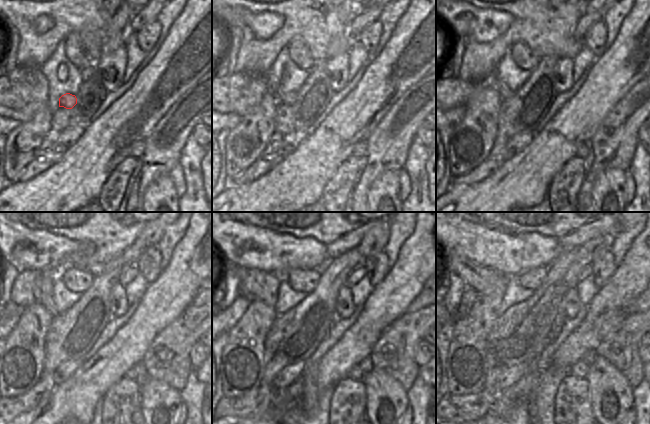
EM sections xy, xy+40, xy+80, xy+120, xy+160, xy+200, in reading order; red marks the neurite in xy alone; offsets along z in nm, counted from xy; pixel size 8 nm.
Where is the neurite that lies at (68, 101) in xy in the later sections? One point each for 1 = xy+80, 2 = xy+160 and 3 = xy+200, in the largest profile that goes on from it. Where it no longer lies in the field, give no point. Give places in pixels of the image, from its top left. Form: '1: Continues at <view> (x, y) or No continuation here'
1: Continues at xy+80 (493, 80)
2: Continues at xy+160 (261, 285)
3: Continues at xy+200 (483, 281).

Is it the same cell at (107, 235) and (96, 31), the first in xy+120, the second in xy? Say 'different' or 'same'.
same

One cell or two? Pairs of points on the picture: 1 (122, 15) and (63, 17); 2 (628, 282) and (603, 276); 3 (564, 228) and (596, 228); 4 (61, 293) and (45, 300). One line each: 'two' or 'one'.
1: two
2: two
3: one
4: two

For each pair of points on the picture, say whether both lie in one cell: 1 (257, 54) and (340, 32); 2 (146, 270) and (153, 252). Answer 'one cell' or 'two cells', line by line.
1: one cell
2: one cell

